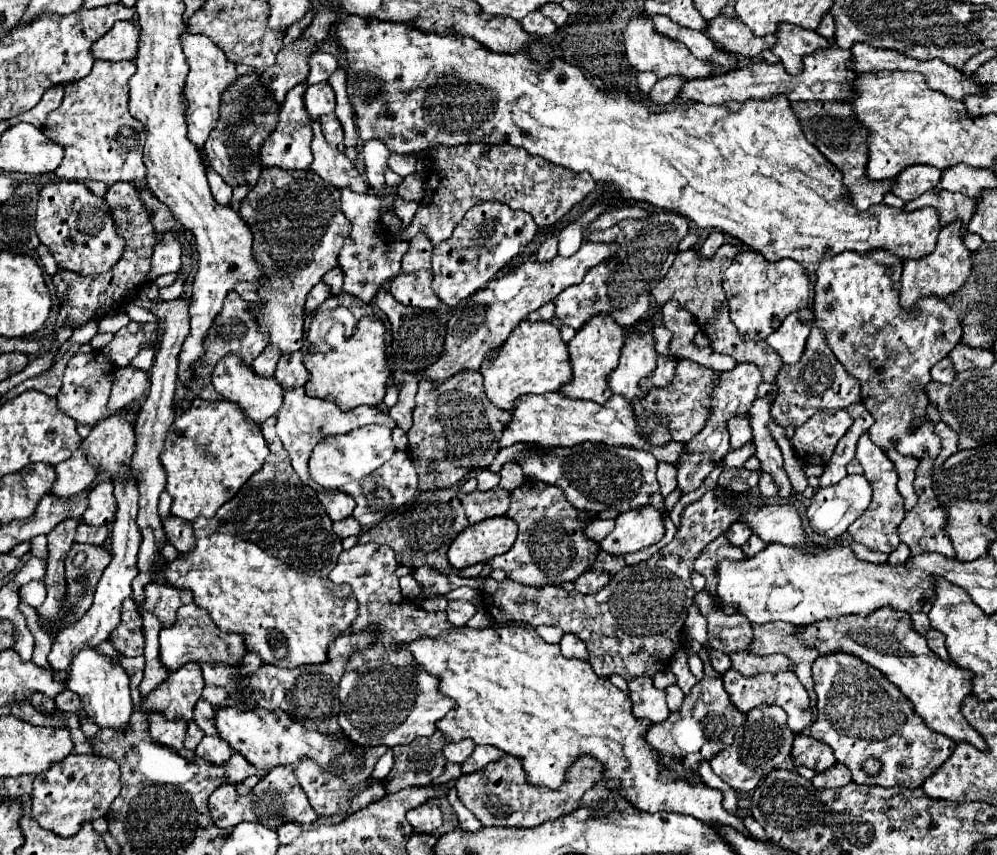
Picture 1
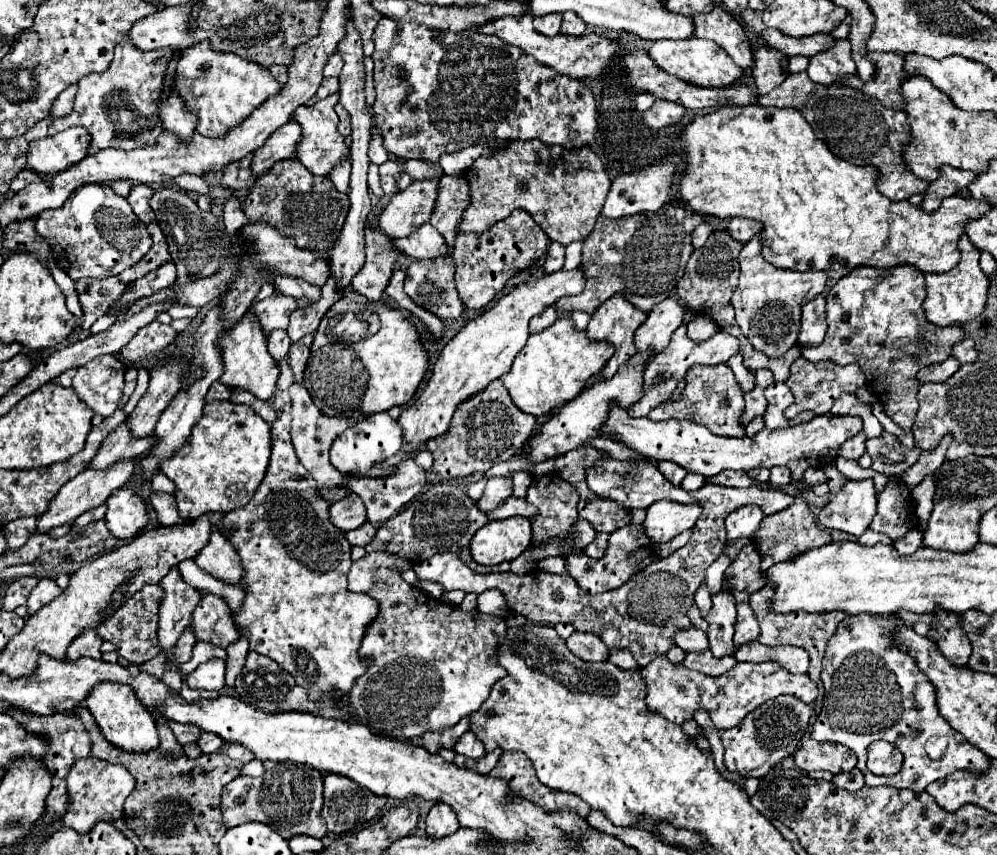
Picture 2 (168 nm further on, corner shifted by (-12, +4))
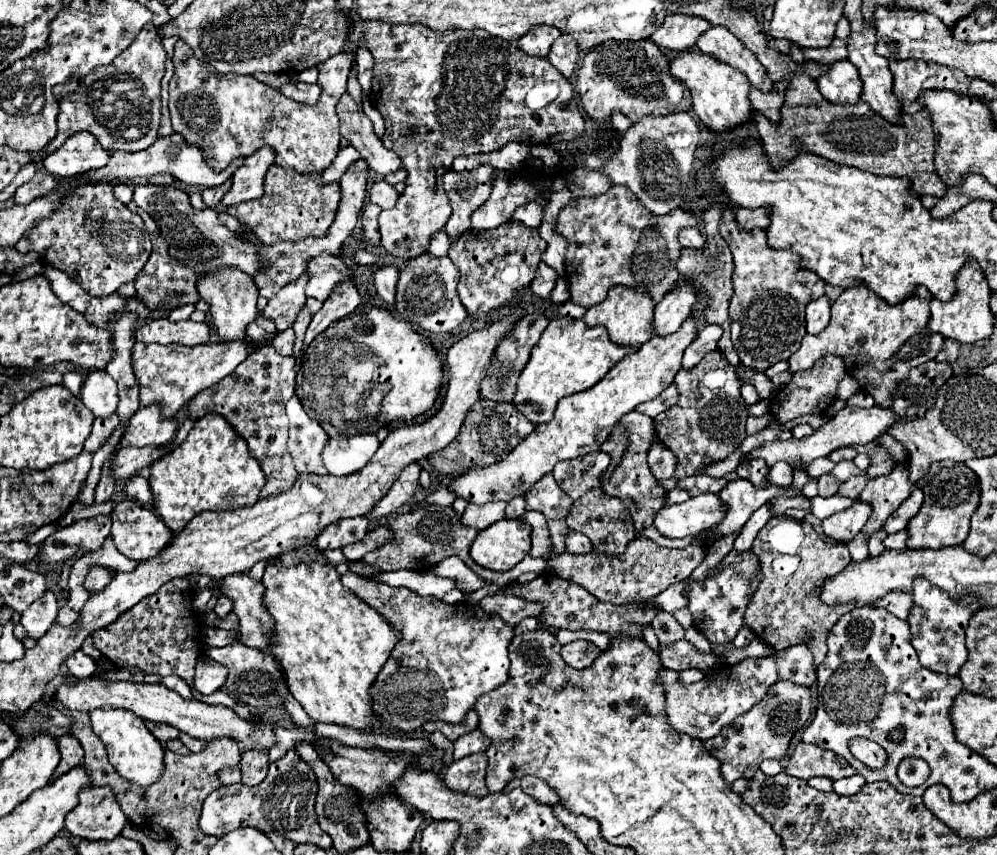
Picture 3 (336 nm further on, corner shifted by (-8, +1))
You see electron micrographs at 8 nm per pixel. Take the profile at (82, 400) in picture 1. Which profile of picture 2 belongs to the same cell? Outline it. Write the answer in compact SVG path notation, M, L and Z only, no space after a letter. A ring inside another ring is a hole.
M101 355L77 369L73 389L99 415L107 417L117 409L123 391L125 365L113 355Z

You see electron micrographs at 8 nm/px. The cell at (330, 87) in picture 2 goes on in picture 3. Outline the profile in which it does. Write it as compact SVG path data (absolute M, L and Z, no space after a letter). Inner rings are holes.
M285 82L279 90L287 98L301 102L301 104L309 104L309 106L313 106L319 100L319 94L321 94L319 84L305 84L305 82Z

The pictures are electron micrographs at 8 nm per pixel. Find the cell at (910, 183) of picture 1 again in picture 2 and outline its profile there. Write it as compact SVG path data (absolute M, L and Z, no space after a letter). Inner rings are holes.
M943 167L941 177L929 185L929 191L925 193L925 201L921 203L923 211L933 213L937 207L941 207L941 199L955 195L957 191L967 191L967 185L973 183L973 177L977 177L975 171L961 171L953 167Z

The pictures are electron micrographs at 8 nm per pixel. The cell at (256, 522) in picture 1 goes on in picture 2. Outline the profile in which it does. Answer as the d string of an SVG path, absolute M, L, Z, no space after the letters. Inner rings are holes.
M287 357L277 363L281 375L277 379L277 395L273 399L257 399L249 395L249 391L231 389L231 403L245 403L253 407L253 411L263 417L271 427L271 459L269 469L263 483L257 489L257 505L251 501L243 509L235 509L225 515L225 535L229 537L231 545L237 549L245 575L243 583L247 583L249 595L243 601L243 607L235 613L235 625L245 629L251 649L267 655L281 669L293 675L299 687L307 687L309 697L319 701L323 697L343 699L351 693L355 681L367 671L369 661L361 661L359 647L367 633L369 623L377 617L379 605L367 593L353 593L347 589L347 573L351 567L351 545L345 535L333 527L329 521L329 503L321 499L319 491L315 489L317 483L309 477L309 471L297 461L293 451L293 443L289 437L291 425L291 397L289 387L293 385L293 371L289 371ZM279 535L291 535L291 545L285 545L285 539Z

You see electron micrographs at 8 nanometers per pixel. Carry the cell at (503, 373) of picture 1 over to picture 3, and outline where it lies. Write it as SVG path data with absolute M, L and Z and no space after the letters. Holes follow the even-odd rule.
M565 318L553 320L545 328L537 346L533 346L531 358L517 378L513 404L529 422L533 424L549 422L561 398L595 386L617 362L621 362L631 352L633 352L631 346L621 348L613 344L603 326L587 328L583 320L577 322L569 322Z

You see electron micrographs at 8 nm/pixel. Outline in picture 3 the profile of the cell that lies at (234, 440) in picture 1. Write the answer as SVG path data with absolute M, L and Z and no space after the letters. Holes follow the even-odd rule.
M205 414L195 422L187 440L151 466L149 486L155 496L155 510L169 530L177 532L193 514L203 510L237 510L257 502L265 474L251 456L247 442L221 414Z

